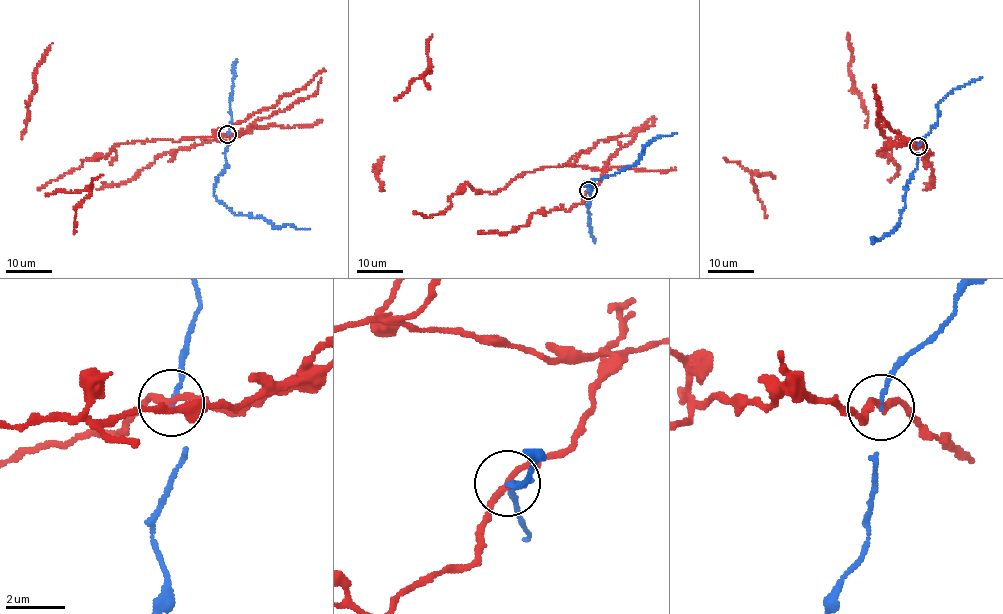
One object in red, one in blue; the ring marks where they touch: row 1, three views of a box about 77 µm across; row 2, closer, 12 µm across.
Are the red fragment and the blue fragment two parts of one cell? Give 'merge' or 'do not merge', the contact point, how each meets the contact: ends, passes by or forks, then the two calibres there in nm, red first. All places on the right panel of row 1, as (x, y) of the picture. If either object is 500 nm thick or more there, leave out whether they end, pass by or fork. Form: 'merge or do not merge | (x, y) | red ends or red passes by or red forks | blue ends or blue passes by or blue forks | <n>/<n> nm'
do not merge | (918, 146) | red passes by | blue passes by | 200/70 nm

